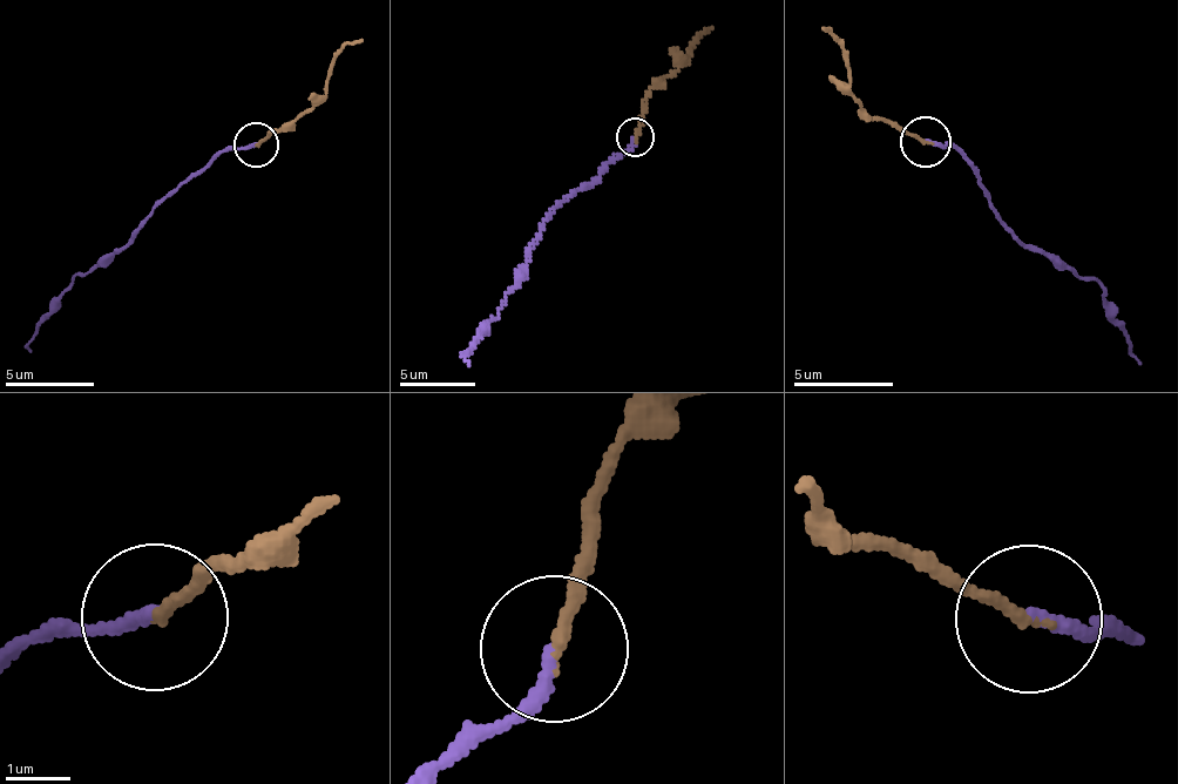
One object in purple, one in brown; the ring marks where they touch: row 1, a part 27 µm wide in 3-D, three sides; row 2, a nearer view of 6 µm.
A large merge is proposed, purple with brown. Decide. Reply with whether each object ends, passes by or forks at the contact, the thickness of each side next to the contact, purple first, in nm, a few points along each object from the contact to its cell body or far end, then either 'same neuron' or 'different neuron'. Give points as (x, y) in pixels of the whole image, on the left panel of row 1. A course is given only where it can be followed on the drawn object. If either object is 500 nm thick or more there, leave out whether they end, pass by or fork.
purple ends | brown ends | 220/180 nm | purple via (257, 143), (229, 148), (205, 164), (151, 211), (136, 237), (69, 284), (60, 305), (27, 345), (32, 352) | brown via (257, 143), (315, 105), (333, 55), (360, 38) | same neuron

